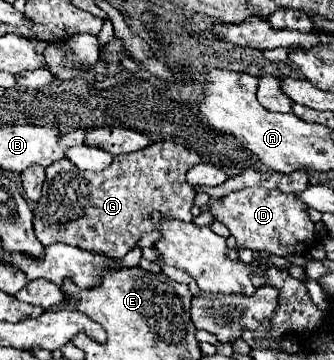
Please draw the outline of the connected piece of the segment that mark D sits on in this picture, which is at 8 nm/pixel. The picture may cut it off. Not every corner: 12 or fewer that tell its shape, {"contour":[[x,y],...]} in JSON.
{"contour":[[247,187],[211,201],[239,251],[307,253],[301,201]]}

